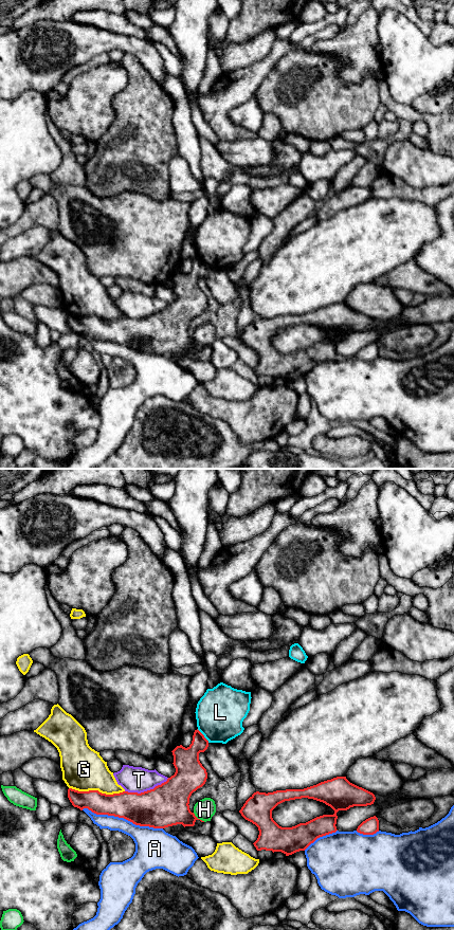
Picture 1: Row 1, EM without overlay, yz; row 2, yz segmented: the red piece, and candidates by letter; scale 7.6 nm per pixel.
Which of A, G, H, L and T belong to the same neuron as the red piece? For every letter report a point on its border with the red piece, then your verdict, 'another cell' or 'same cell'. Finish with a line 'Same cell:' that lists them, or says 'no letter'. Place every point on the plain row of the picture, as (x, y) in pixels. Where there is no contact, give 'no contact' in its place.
A: yz (122, 343) | another cell
G: yz (96, 316) | another cell
H: yz (199, 345) | another cell
L: yz (203, 261) | another cell
T: yz (147, 316) | another cell
Same cell: no letter

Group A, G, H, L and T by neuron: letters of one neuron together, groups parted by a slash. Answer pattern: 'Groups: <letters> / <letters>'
Groups: A / G / H / L / T

